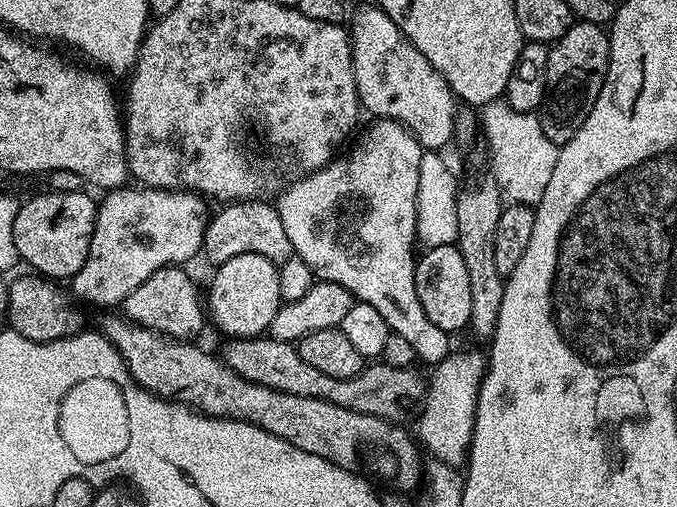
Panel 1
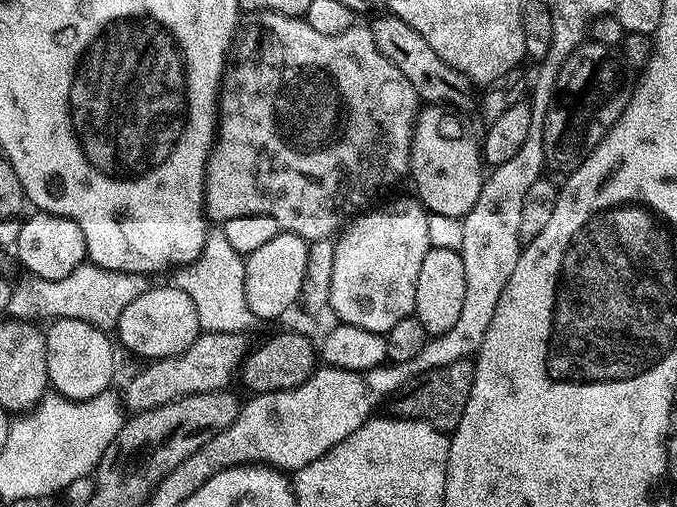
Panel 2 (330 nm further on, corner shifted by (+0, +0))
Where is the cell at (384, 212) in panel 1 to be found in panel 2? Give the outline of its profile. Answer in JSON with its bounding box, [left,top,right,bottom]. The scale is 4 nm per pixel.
[330,199,432,334]

